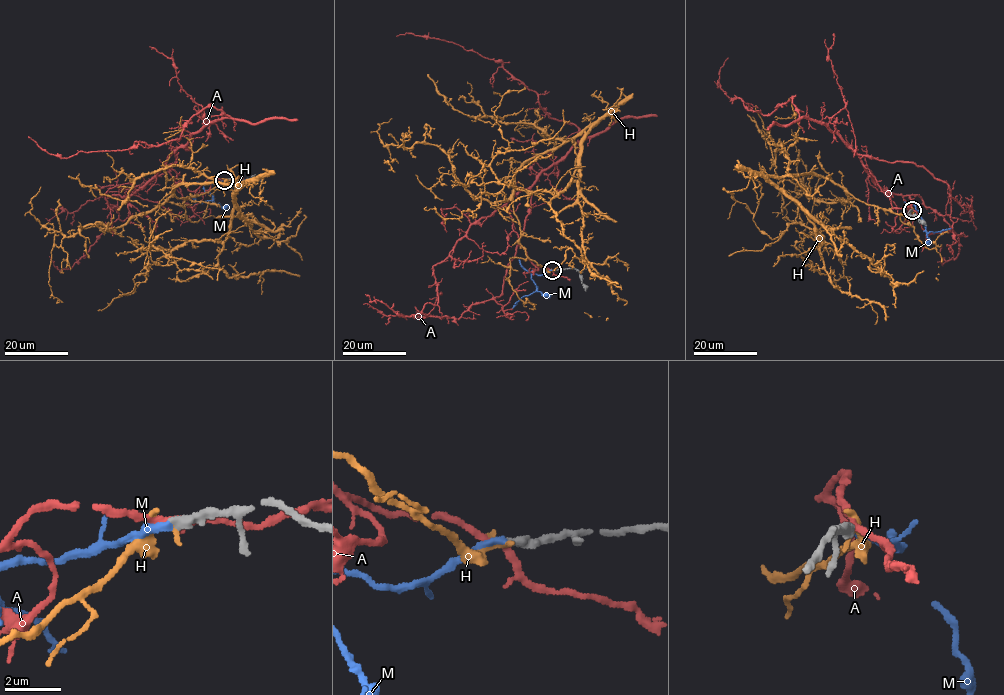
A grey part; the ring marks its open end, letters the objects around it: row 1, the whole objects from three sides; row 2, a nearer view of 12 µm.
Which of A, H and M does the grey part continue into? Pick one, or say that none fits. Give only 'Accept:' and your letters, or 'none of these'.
Accept: M

